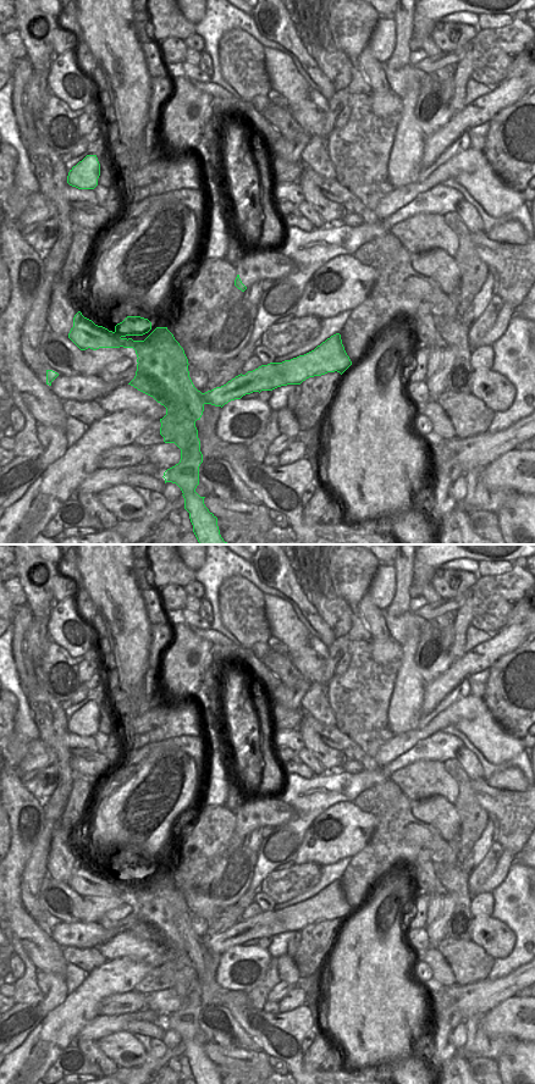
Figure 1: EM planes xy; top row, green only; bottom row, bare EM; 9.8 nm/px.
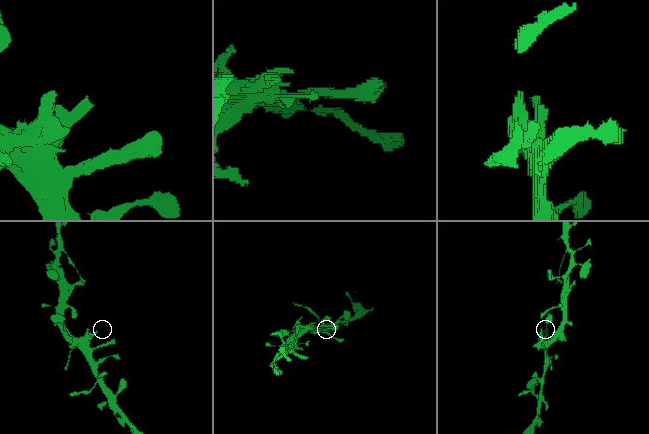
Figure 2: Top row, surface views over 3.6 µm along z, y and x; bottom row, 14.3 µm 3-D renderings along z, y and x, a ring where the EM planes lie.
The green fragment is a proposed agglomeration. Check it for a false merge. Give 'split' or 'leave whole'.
split

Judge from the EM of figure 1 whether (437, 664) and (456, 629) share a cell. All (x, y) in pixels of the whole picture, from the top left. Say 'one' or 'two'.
one

